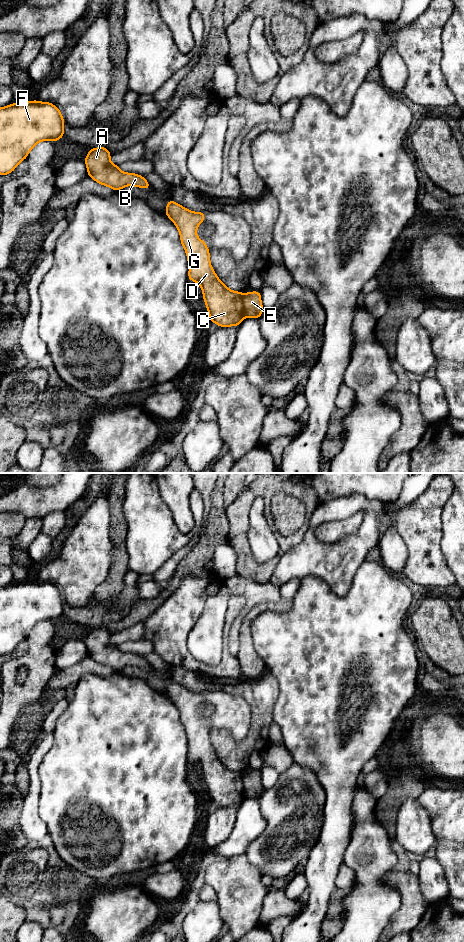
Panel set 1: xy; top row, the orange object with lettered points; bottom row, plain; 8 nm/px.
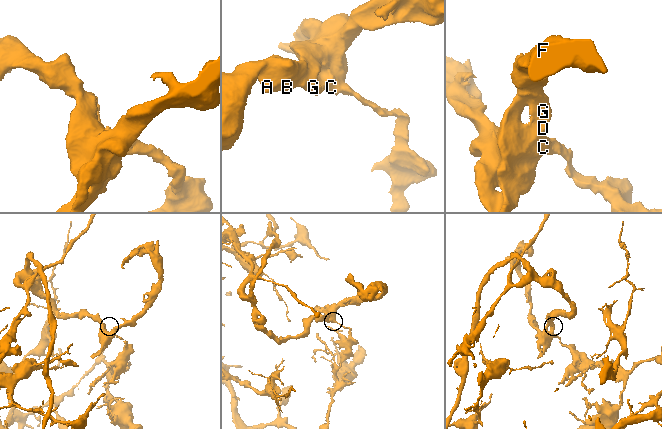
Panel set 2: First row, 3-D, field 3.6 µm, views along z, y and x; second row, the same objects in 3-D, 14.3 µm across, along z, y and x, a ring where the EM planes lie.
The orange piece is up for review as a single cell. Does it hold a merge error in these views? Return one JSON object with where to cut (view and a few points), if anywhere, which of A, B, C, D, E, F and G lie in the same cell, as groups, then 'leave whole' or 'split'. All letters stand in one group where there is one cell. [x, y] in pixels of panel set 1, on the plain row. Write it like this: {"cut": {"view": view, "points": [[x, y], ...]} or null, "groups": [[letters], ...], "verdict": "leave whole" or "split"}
{"cut": {"view": "xy", "points": [[242, 774], [242, 786], [245, 796]]}, "groups": [["A", "B", "C", "D", "F", "G"], ["E"]], "verdict": "split"}

